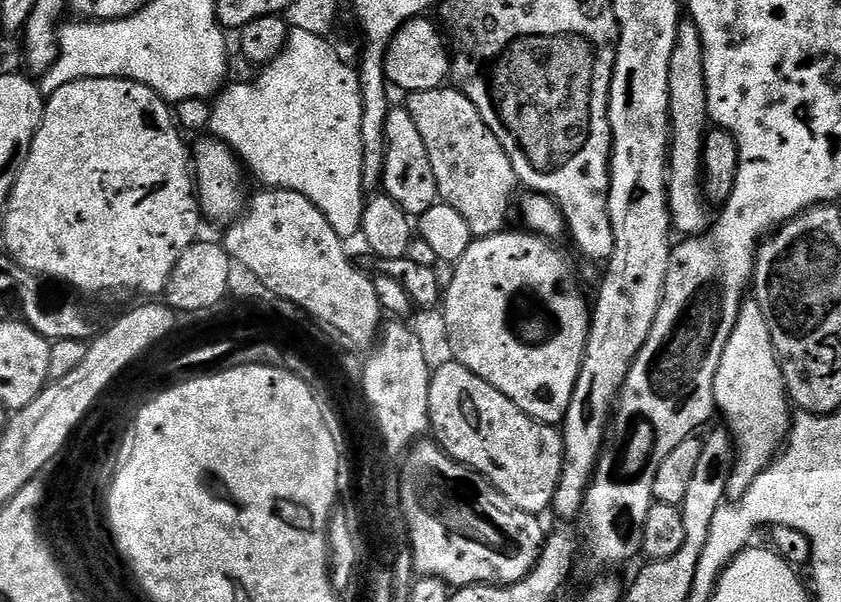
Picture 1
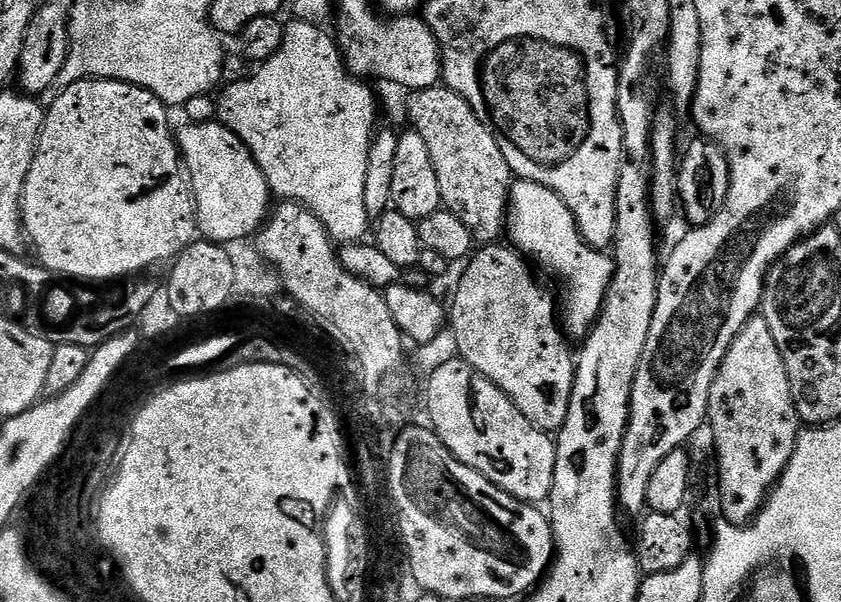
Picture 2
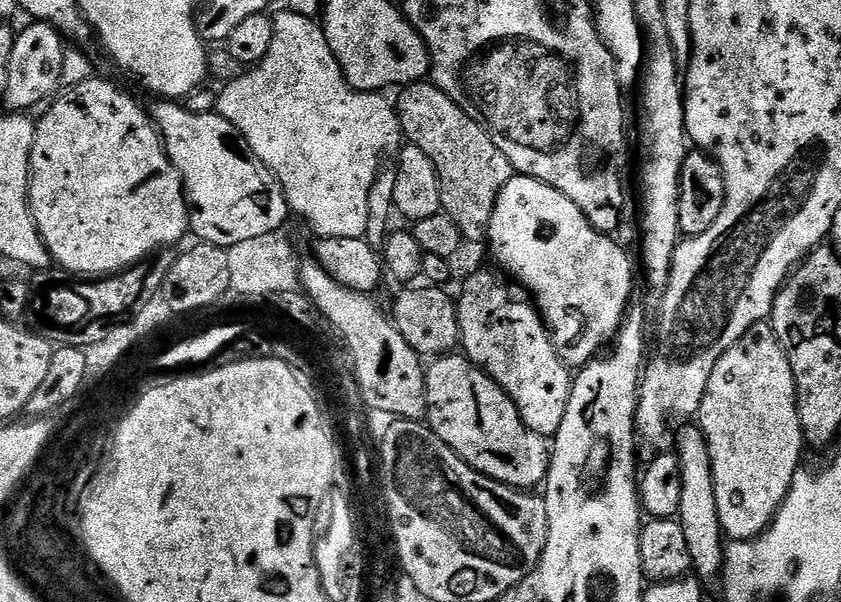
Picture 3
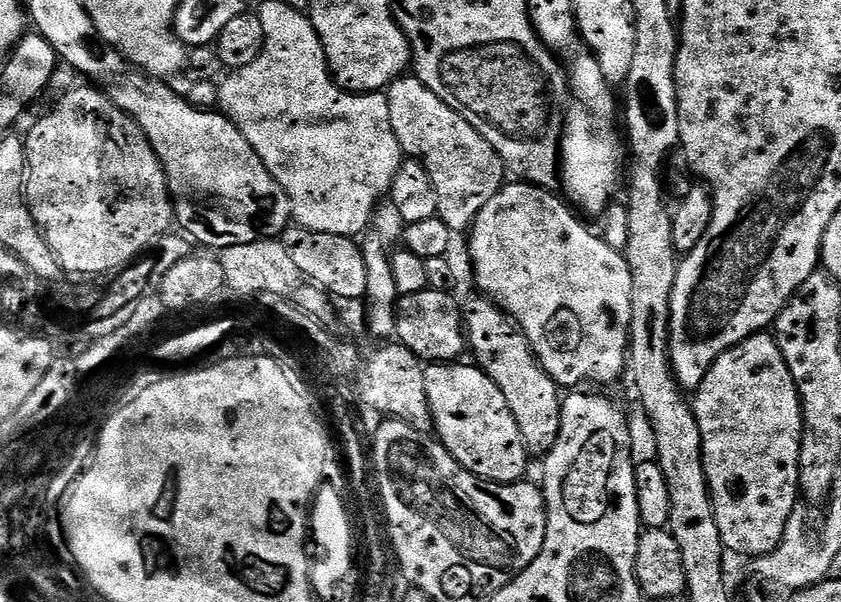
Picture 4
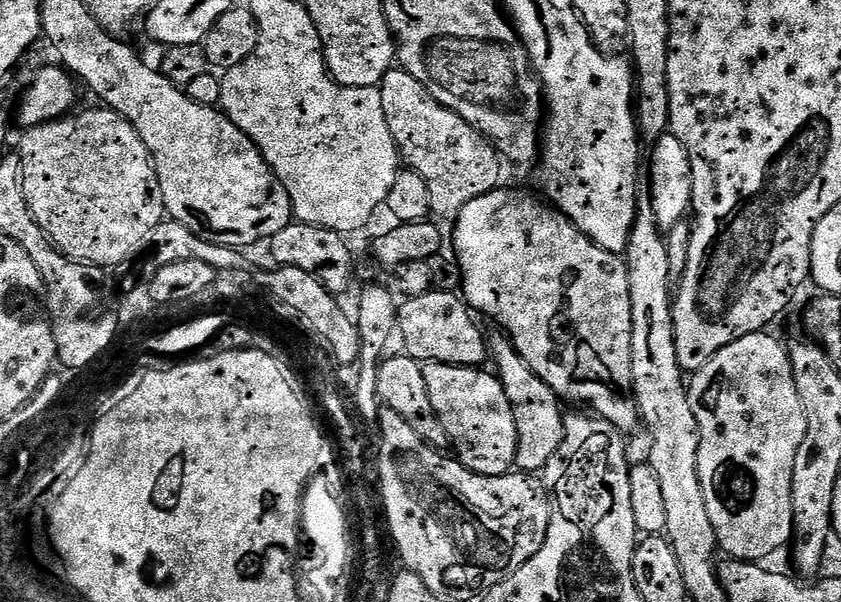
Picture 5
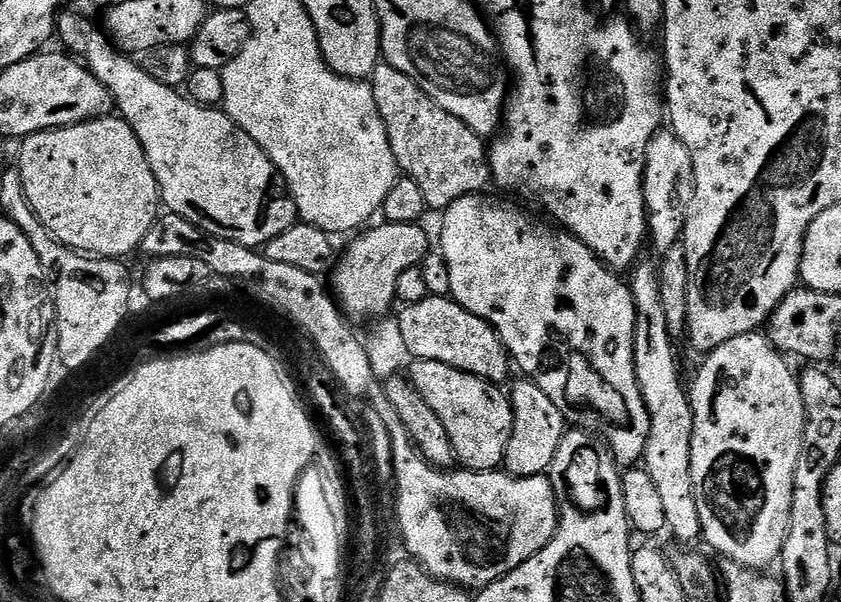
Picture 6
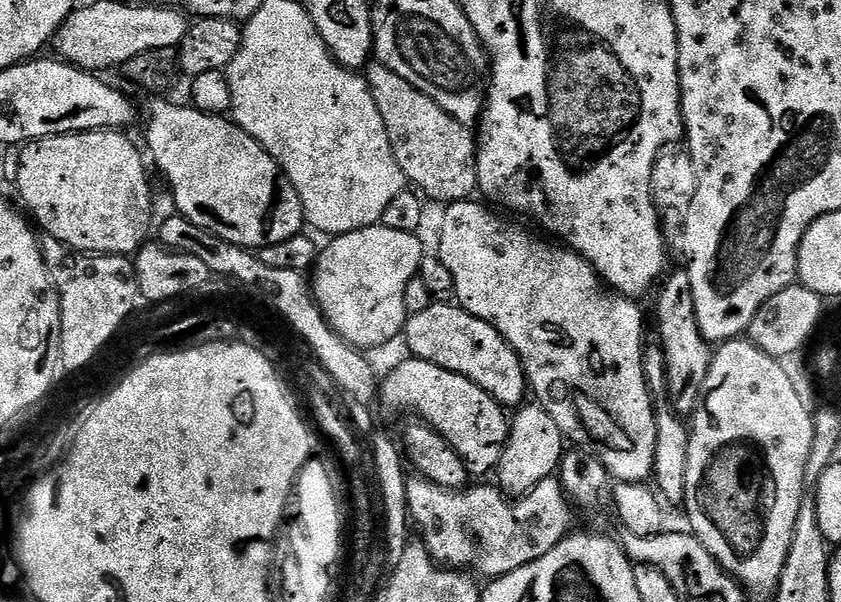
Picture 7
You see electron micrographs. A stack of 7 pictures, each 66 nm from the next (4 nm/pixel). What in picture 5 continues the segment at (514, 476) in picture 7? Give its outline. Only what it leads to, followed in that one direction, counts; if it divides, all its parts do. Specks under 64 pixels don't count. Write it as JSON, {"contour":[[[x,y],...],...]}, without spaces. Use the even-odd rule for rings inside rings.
{"contour":[[[501,338],[492,340],[490,352],[496,356],[498,375],[506,390],[506,398],[510,398],[510,406],[514,410],[514,420],[518,426],[518,450],[516,451],[516,468],[525,474],[540,474],[544,467],[551,465],[556,459],[556,452],[564,441],[564,425],[566,412],[559,396],[534,374],[519,353],[513,347],[511,340]]]}

